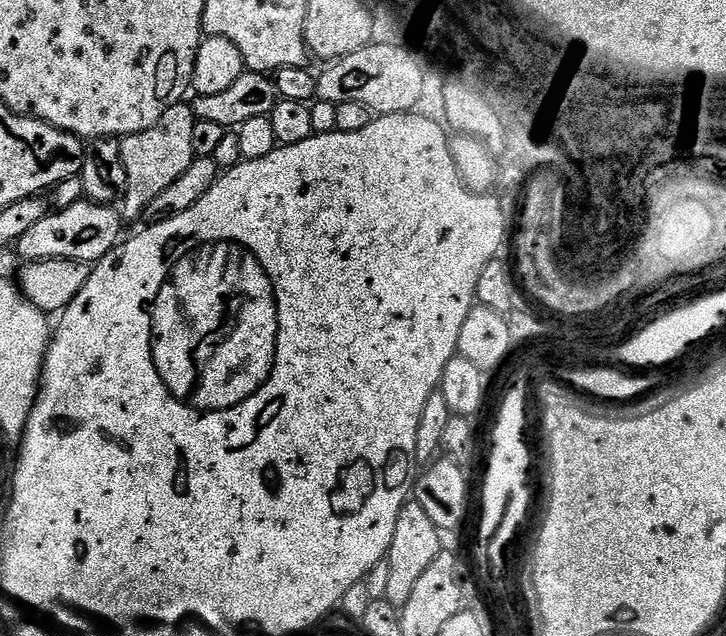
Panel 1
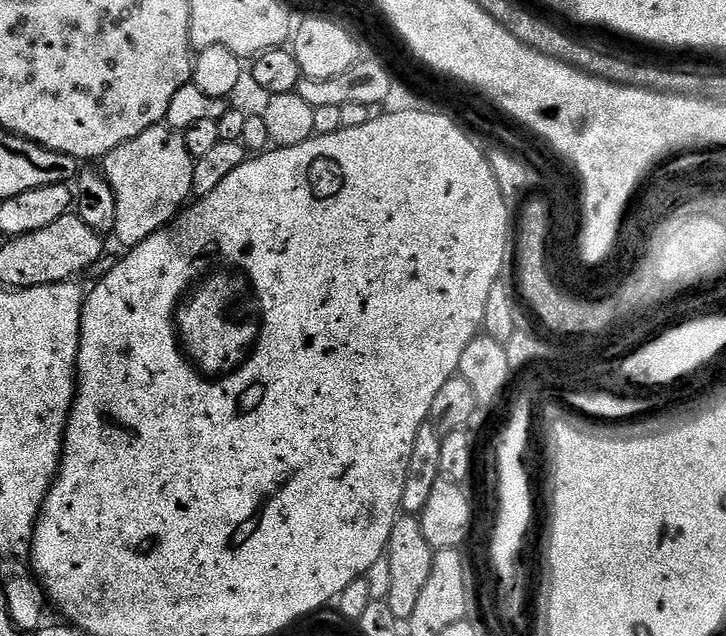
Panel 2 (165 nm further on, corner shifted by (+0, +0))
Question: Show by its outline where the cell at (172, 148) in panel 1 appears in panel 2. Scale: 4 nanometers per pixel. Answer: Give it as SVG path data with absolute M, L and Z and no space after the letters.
M167 123L142 130L138 138L122 142L122 146L102 157L102 171L110 182L110 190L114 190L116 203L114 236L125 244L125 249L146 242L150 234L165 228L180 215L192 196L195 165L190 150L186 150L184 133L168 127Z

